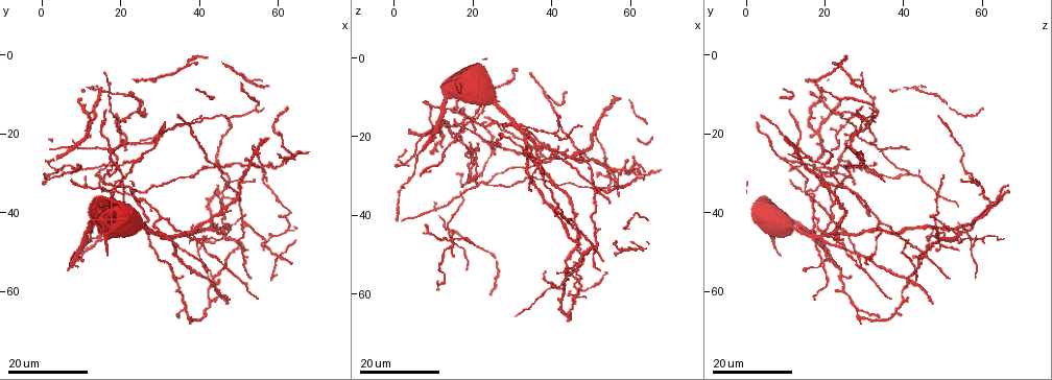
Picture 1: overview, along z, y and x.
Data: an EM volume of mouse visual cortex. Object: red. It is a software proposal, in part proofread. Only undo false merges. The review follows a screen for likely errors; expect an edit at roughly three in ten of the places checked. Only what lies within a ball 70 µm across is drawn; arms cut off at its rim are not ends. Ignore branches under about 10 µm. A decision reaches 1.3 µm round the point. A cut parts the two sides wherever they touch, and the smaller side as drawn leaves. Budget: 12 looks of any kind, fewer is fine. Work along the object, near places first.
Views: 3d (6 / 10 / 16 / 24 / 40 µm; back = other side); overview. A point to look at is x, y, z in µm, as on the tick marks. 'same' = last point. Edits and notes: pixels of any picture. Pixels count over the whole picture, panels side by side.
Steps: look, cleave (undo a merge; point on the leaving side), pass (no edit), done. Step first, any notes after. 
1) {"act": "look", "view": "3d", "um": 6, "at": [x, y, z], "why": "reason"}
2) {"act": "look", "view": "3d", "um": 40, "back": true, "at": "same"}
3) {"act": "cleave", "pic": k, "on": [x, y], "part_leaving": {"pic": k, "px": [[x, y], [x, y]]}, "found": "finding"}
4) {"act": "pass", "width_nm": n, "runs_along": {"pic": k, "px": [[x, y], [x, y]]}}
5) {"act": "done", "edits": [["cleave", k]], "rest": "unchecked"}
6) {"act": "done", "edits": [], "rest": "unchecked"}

{"act": "look", "view": "3d", "um": 24, "at": [32.0, 46.5, 18.0], "why": "four arms meet"}

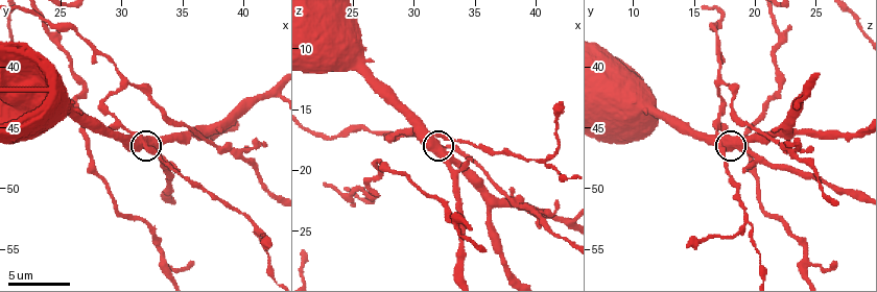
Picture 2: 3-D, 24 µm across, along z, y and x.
{"act": "look", "view": "3d", "um": 6, "at": [31.8, 46.4, 17.8]}

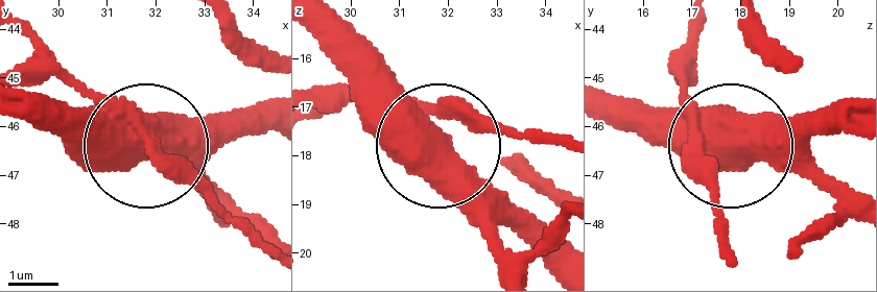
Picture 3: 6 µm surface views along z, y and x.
{"act": "pass", "side_arm_um": 26, "runs_along": {"pic": 3, "px": [[24, 93], [112, 110], [269, 250]]}, "found": "continuous, no second neuron"}

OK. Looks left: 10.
{"act": "look", "view": "3d", "um": 16, "at": [18.5, 34.5, 14.5], "why": "four-way junction"}

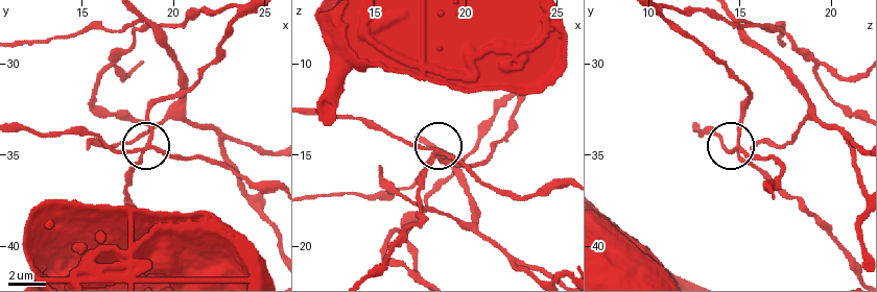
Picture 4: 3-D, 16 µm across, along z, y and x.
{"act": "look", "view": "3d", "um": 6, "at": [18.5, 34.4, 15.0], "why": "closer look"}

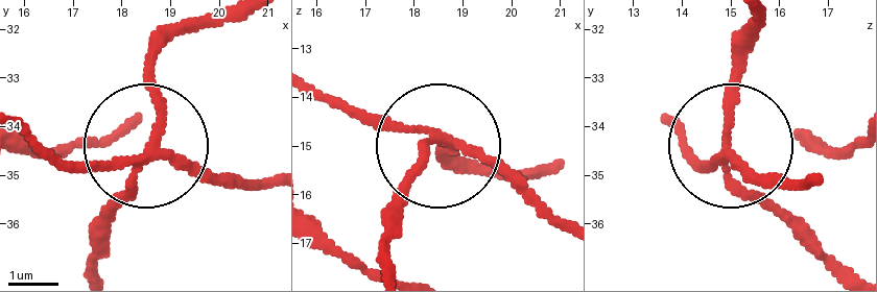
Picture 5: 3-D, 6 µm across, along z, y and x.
{"act": "pass", "arms": 4, "runs_along": {"pic": 5, "px": [[274, 178], [223, 178], [152, 145], [91, 224]]}, "found": "all the same neuron"}

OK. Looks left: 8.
{"act": "look", "view": "3d", "um": 16, "at": [17.0, 29.5, 19.0], "why": "three-way junction"}

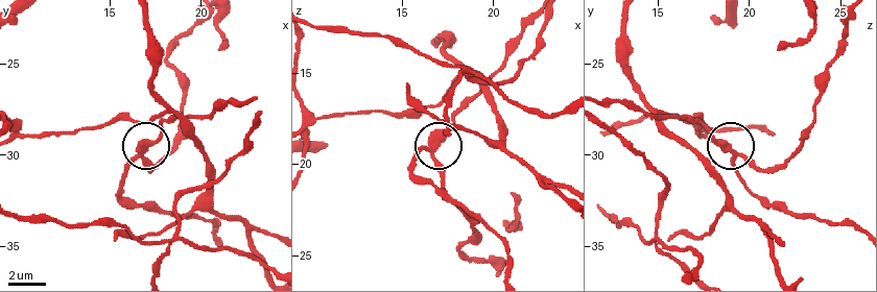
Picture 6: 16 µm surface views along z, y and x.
{"act": "look", "view": "3d", "um": 6, "at": [16.6, 30.0, 19.4]}

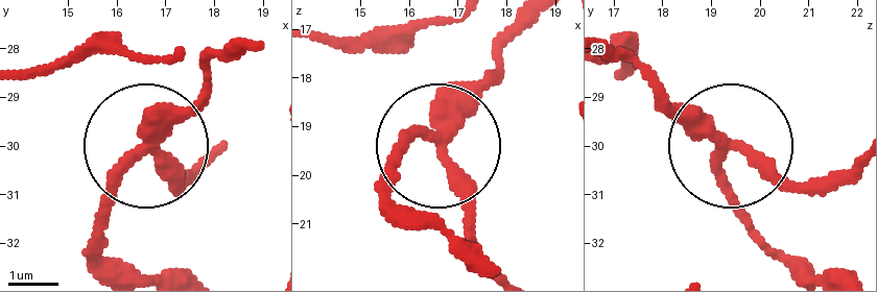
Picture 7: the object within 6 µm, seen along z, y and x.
{"act": "pass", "side_arm_um": 21, "runs_along": {"pic": 7, "px": [[602, 44], [714, 130], [752, 239]]}, "found": "all the same neuron"}

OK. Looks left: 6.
{"act": "look", "view": "3d", "um": 16, "at": [49.0, 49.0, 47.0], "why": "three arms meet"}

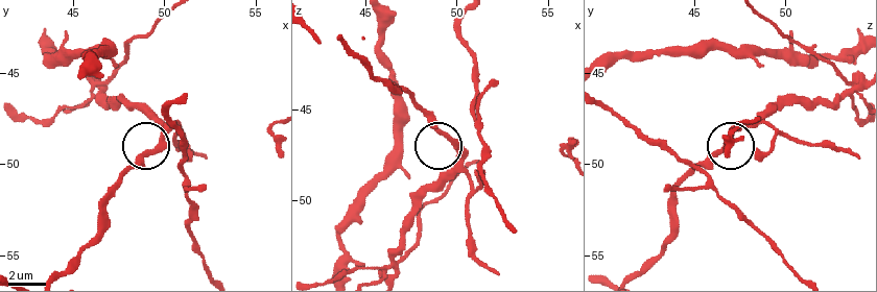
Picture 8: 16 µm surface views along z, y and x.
{"act": "look", "view": "3d", "um": 6, "at": [49.8, 49.2, 46.7], "why": "zoom in"}

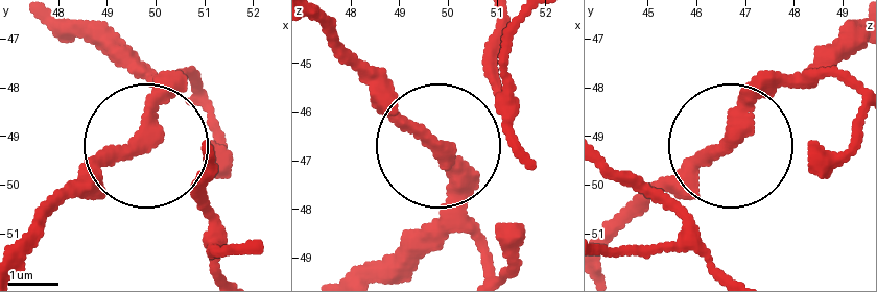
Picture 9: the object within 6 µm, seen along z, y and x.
{"act": "pass", "side_arm_um": 21, "runs_along": {"pic": 9, "px": [[375, 271], [437, 209], [450, 167], [330, 39]]}, "found": "all the same neuron"}

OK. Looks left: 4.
{"act": "look", "view": "3d", "um": 24, "at": [51.5, 42.0, 33.5], "why": "branch point"}

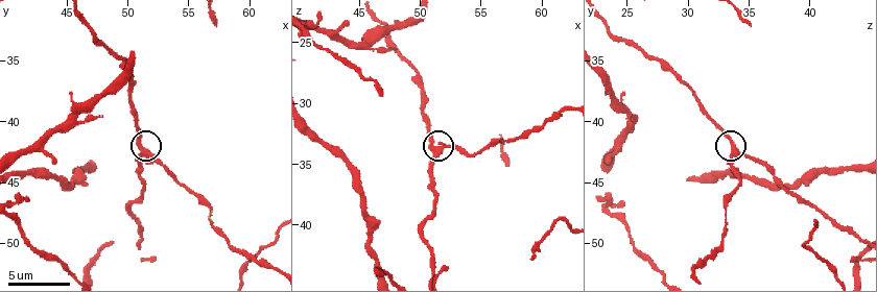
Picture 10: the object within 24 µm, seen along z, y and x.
{"act": "look", "view": "3d", "um": 10, "at": [51.4, 42.2, 33.8], "why": "zoom in"}

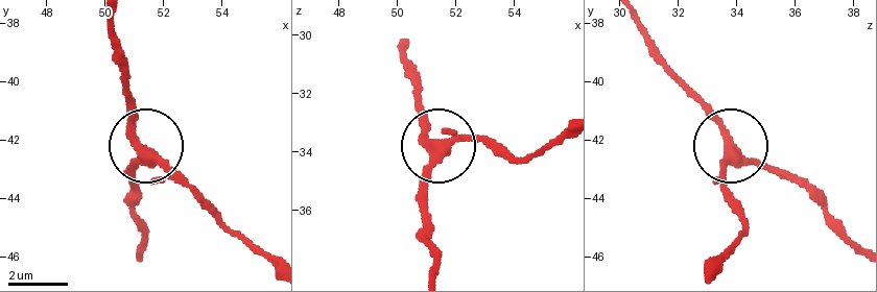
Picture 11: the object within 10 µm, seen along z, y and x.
{"act": "pass", "width_nm": 310, "runs_along": {"pic": 11, "px": [[431, 269], [431, 156], [466, 142], [493, 142]]}, "found": "one neuron here"}

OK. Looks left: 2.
{"act": "look", "view": "3d", "um": 16, "at": [14.5, 46.0, 48.0], "why": "a fork"}

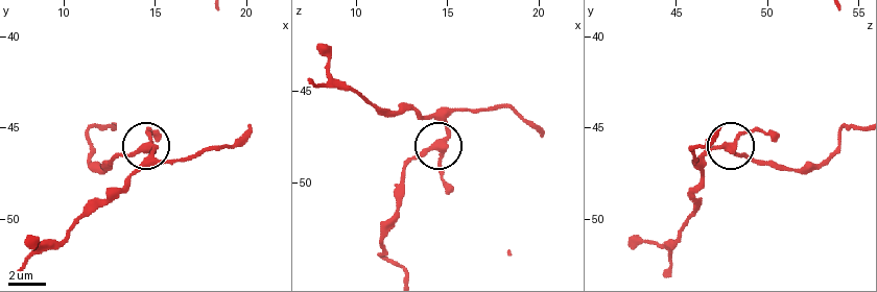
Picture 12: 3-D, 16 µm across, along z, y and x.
{"act": "look", "view": "3d", "um": 10, "at": [14.5, 46.3, 48.0], "why": "zoom in"}

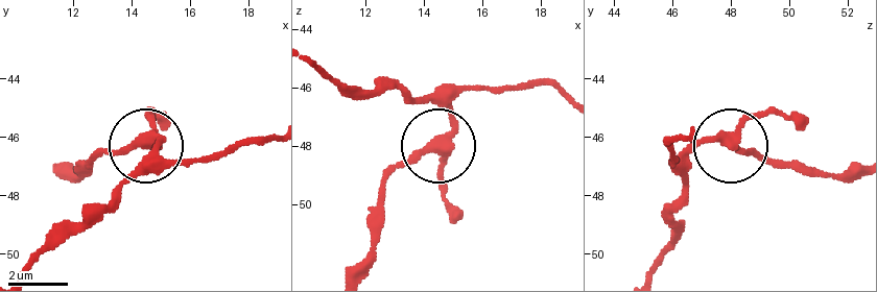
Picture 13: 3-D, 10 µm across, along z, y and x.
{"act": "pass", "side_arm_um": 13, "found": "continuous, no second neuron"}

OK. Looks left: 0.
{"act": "done", "edits": [], "rest": "unchecked"}

